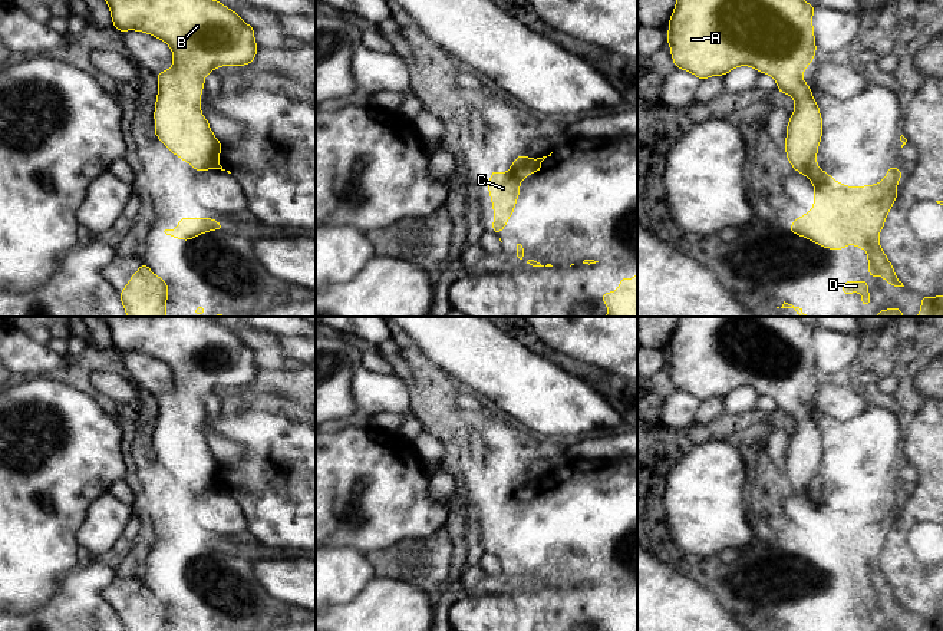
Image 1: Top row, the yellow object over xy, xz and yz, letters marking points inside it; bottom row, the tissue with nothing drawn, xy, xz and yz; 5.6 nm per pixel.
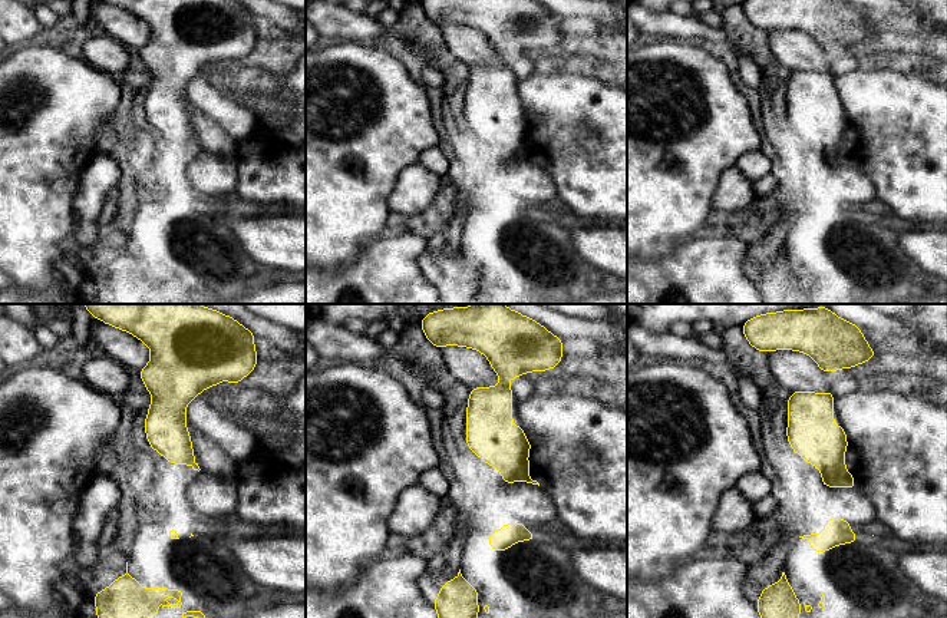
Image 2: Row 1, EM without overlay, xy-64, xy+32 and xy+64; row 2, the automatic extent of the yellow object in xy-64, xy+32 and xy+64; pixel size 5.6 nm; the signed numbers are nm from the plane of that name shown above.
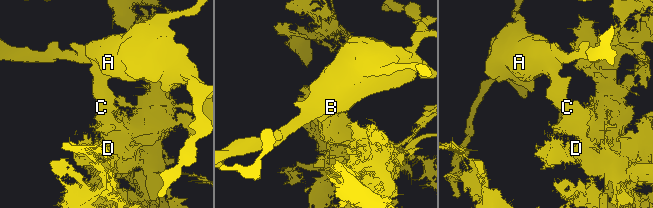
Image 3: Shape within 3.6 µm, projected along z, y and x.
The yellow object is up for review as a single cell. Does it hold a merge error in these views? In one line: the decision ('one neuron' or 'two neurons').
two neurons

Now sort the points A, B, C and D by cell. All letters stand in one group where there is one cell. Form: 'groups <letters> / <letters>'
groups A B / C D

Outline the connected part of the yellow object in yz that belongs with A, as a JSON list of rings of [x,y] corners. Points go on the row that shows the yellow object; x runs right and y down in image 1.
[[[677,0],[666,36],[675,66],[700,80],[725,76],[738,66],[751,66],[772,76],[778,93],[794,98],[795,109],[788,120],[785,153],[795,171],[810,163],[822,136],[820,108],[811,95],[811,86],[802,80],[802,73],[817,52],[814,10],[815,6],[804,0]]]

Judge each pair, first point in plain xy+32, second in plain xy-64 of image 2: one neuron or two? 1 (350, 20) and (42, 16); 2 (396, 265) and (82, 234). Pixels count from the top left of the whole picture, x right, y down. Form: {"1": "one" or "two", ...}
{"1": "two", "2": "one"}

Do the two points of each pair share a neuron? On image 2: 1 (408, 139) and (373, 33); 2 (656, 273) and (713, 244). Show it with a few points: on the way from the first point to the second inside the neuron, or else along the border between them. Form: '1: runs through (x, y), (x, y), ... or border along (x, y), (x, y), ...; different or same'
1: border along (337, 42), (369, 40), (372, 43); different
2: runs through (670, 273), (685, 273), (699, 258); same

